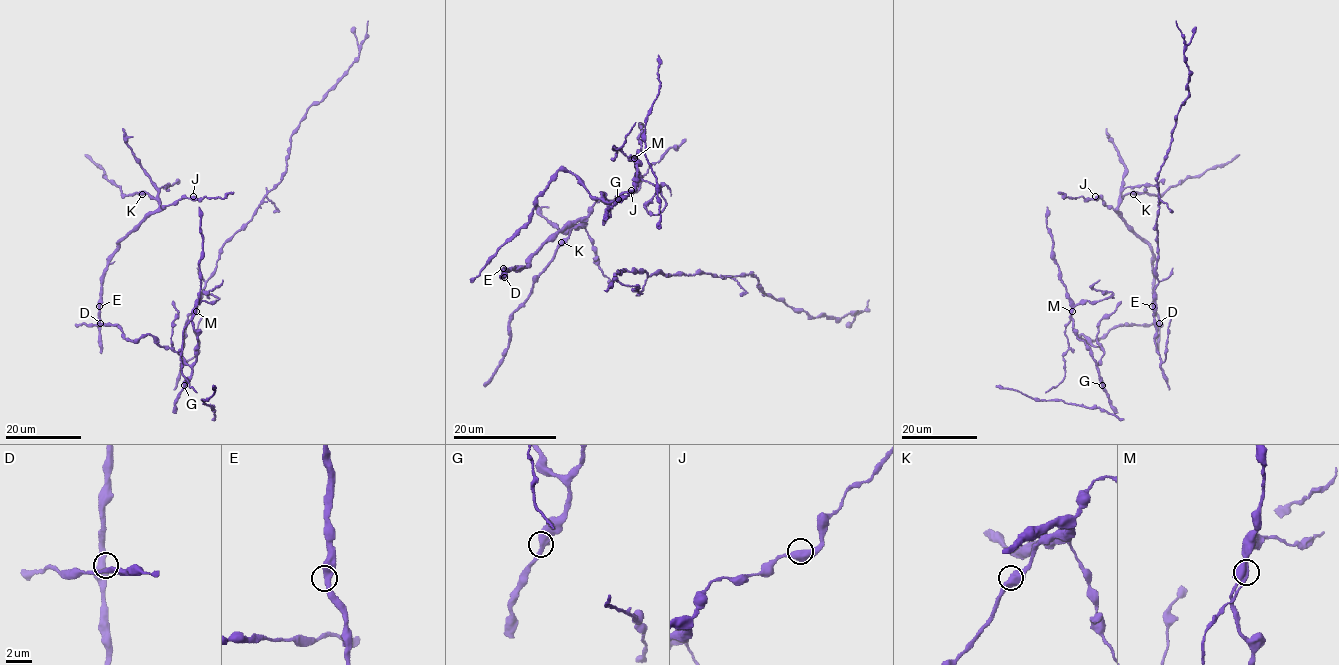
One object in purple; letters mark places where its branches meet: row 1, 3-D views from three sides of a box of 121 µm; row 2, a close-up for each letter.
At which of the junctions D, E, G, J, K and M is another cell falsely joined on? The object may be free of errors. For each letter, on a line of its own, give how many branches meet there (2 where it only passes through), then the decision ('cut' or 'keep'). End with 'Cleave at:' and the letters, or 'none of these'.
D: 2 | keep
E: 2 | keep
G: 2 | keep
J: 2 | keep
K: 2 | keep
M: 2 | cut
Cleave at: M

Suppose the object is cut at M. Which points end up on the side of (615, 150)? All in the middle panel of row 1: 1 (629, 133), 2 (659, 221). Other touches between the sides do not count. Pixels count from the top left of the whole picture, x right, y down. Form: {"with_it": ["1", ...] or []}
{"with_it": ["1"]}

